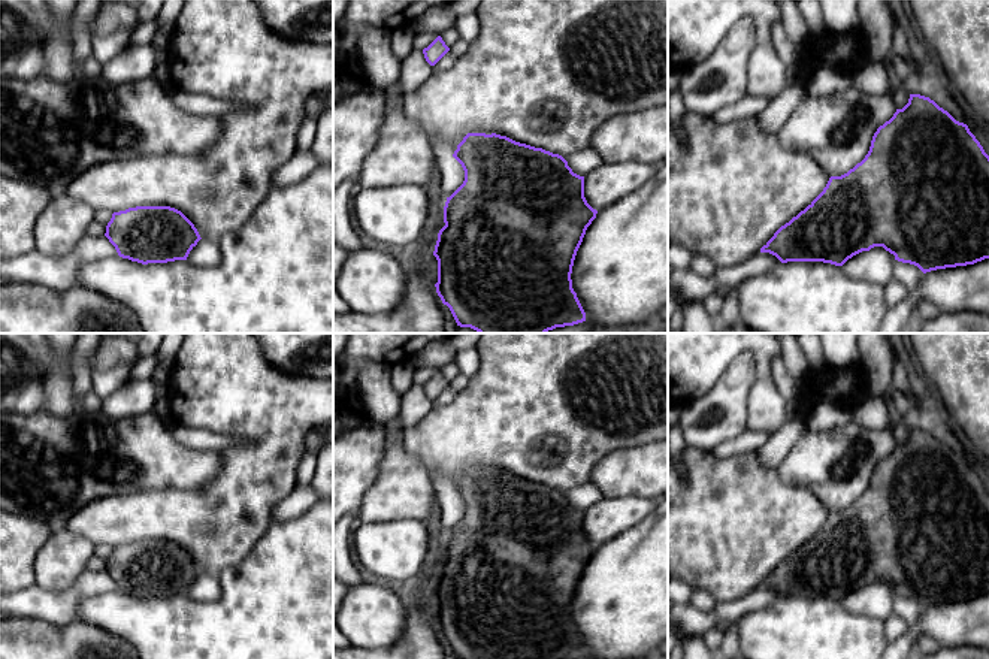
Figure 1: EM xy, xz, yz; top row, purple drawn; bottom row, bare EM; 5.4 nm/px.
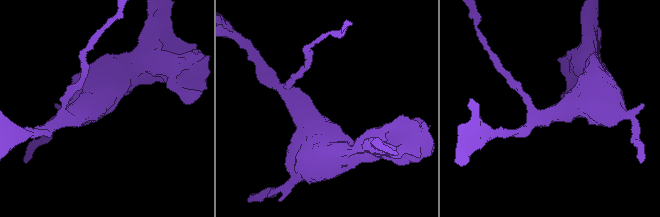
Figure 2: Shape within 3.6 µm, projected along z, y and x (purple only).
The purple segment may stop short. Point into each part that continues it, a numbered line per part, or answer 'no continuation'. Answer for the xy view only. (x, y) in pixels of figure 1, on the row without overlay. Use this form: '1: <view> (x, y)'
1: xy (206, 588)

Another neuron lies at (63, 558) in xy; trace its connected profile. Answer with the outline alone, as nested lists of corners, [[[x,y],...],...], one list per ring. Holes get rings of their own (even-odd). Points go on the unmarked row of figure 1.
[[[69,529],[51,533],[34,559],[34,584],[54,592],[67,590],[87,571],[94,547]]]

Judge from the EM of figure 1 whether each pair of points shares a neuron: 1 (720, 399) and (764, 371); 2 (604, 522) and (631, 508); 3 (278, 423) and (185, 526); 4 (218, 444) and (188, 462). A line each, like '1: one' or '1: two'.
1: two
2: one
3: one
4: two

